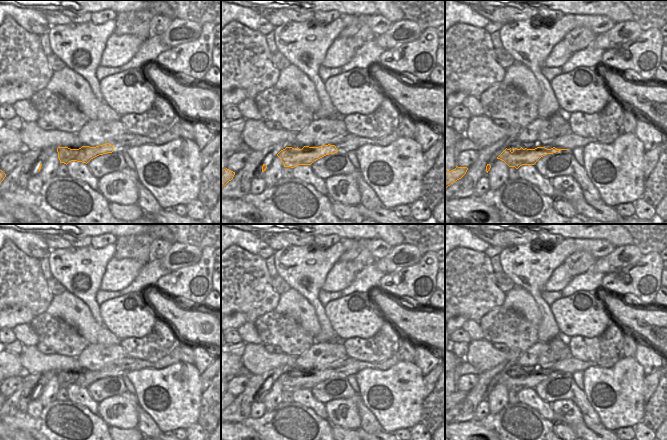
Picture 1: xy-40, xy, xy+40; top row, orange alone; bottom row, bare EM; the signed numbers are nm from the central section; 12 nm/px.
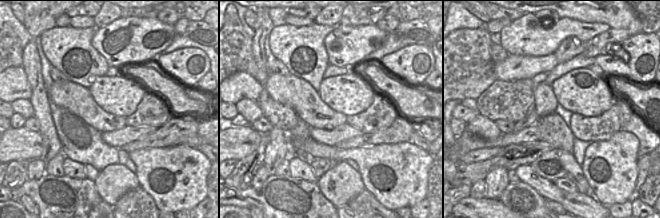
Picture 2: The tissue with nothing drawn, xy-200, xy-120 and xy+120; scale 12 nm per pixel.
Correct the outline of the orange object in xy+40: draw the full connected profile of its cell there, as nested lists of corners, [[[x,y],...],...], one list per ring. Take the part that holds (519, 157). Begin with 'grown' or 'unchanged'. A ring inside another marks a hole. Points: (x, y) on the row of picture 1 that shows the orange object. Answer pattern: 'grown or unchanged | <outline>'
grown | [[[571,132],[567,135],[559,135],[552,139],[525,146],[525,149],[518,146],[511,151],[506,148],[497,159],[504,161],[509,167],[518,169],[522,165],[534,165],[541,157],[561,150],[573,150],[575,147],[584,147],[591,142],[612,143],[621,134],[623,132],[602,138],[585,138]]]

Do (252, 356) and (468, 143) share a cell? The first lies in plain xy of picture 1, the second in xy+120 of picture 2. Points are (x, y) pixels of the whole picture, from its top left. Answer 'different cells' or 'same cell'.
different cells

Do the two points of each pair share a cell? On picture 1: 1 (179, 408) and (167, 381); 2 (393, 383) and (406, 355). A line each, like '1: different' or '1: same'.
1: same
2: different

